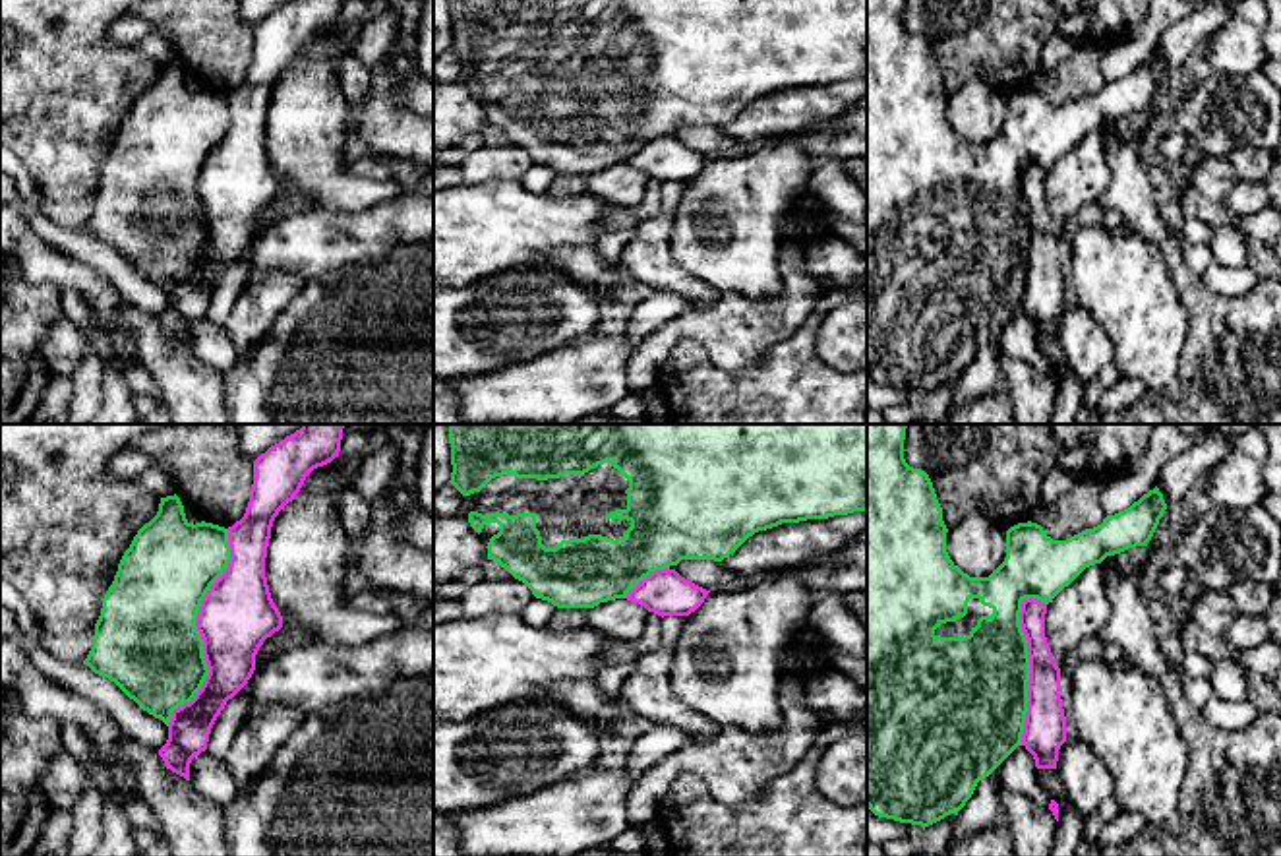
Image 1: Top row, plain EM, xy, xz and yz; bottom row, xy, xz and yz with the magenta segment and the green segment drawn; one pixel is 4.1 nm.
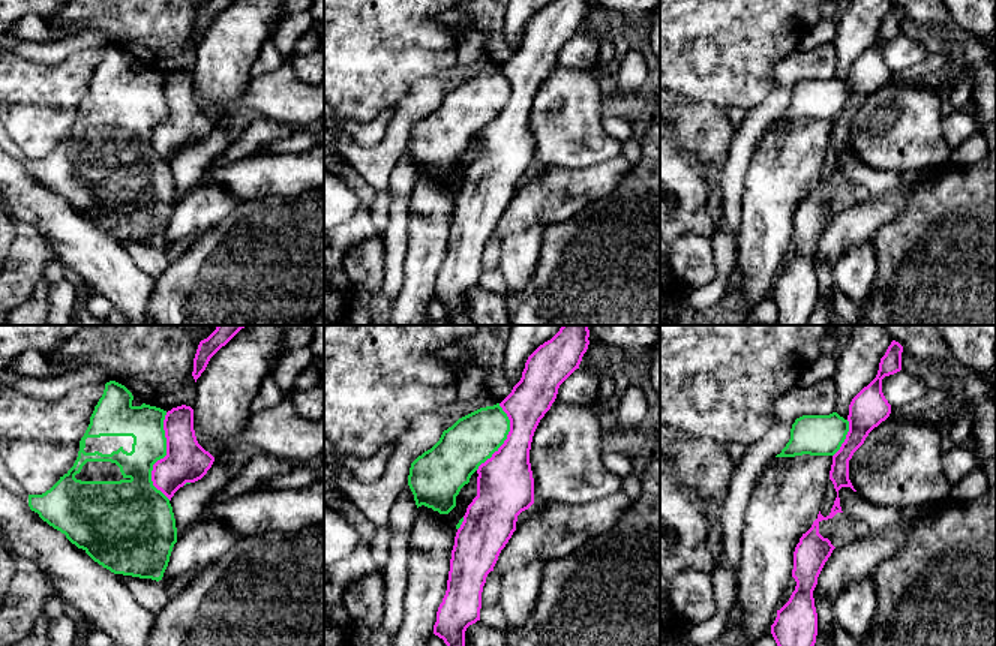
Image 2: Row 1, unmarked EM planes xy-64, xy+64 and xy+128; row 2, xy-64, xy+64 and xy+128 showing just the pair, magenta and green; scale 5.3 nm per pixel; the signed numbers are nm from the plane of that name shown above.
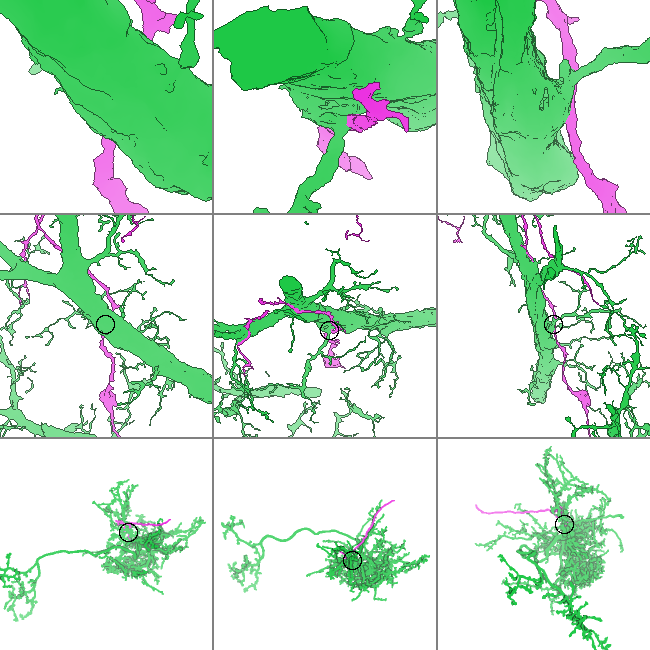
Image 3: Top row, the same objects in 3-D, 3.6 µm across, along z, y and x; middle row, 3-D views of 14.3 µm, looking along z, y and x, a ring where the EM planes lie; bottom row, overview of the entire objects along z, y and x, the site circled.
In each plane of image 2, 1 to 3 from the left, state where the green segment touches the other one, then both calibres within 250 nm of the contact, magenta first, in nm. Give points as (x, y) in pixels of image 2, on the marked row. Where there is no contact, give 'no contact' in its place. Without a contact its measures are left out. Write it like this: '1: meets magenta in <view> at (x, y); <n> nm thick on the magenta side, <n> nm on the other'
1: meets magenta in xy-64 at (164, 457); 220 nm thick on the magenta side, 200 nm on the other
2: meets magenta in xy+64 at (507, 438); 300 nm thick on the magenta side, 260 nm on the other
3: meets magenta in xy+128 at (846, 438); 200 nm thick on the magenta side, 220 nm on the other

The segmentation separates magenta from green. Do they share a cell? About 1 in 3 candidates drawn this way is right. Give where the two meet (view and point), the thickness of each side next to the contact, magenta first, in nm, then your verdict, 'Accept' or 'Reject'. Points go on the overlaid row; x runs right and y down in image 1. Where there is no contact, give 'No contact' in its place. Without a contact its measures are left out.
Touches magenta at xy (198, 630). Thickness 300 nm (magenta) against 440 nm. Reject

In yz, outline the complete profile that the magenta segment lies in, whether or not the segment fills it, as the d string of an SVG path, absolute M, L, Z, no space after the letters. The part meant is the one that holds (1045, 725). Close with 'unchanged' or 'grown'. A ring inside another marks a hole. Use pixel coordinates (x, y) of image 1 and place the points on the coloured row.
M1022 600L1020 626L1028 639L1029 682L1022 746L1037 769L1057 769L1058 749L1066 742L1066 717L1060 699L1060 668L1045 637L1047 604Z; unchanged

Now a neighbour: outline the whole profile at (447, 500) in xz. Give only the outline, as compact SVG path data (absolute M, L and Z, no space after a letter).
M449 482L433 494L433 515L461 515L464 496Z

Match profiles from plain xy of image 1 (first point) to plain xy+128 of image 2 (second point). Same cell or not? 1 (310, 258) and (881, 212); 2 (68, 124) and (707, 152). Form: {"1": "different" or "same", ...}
{"1": "same", "2": "different"}

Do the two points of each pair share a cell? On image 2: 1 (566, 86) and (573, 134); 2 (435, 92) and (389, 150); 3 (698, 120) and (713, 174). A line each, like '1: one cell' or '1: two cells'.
1: one cell
2: one cell
3: one cell

